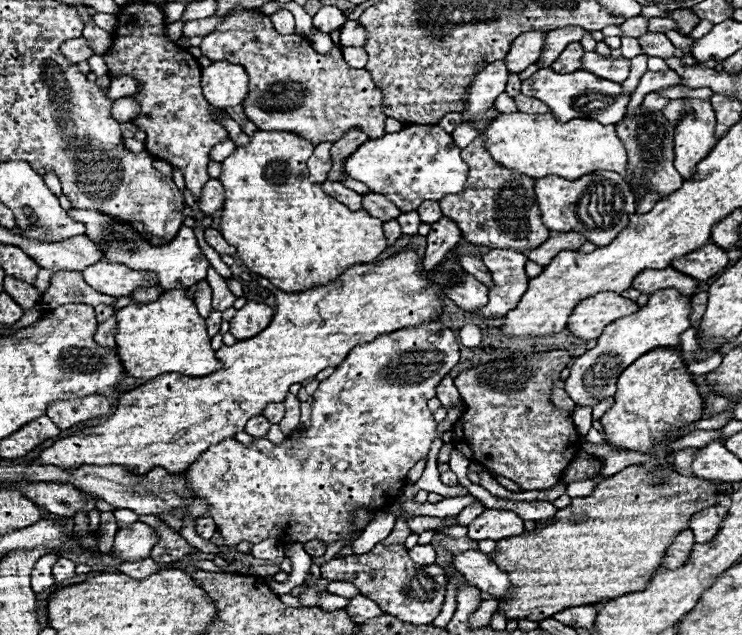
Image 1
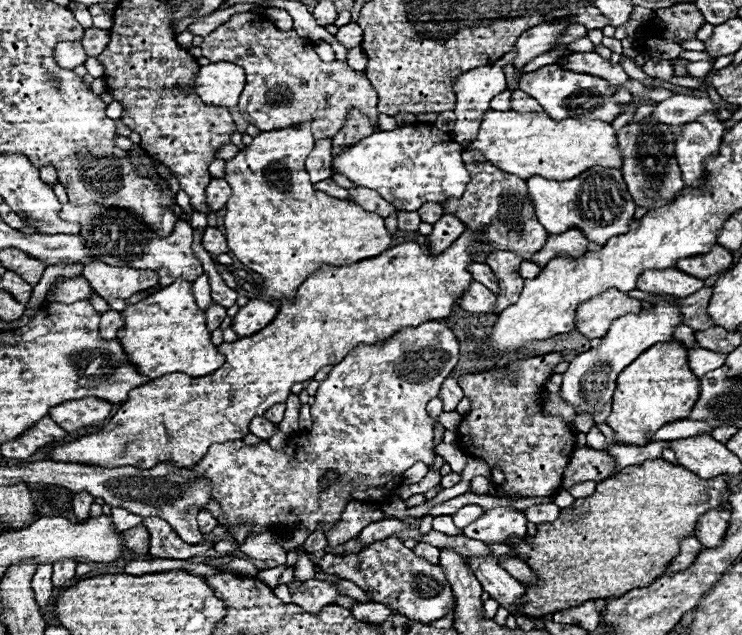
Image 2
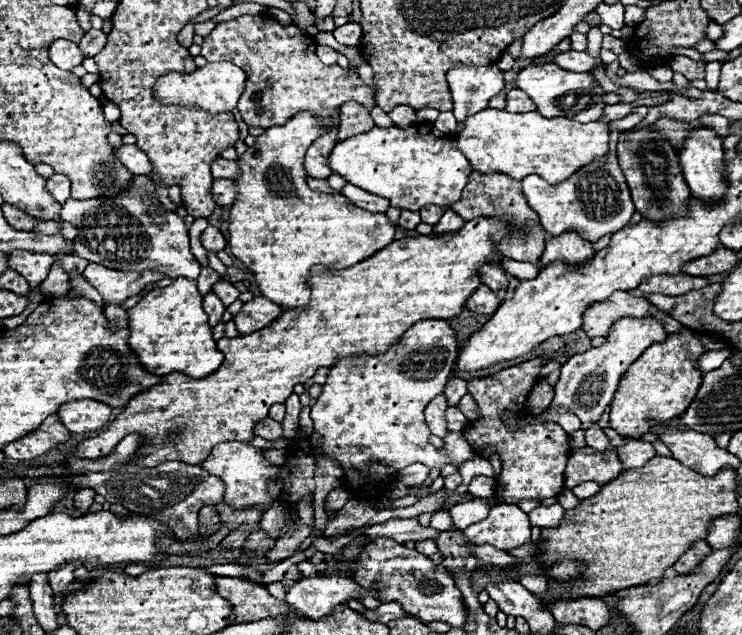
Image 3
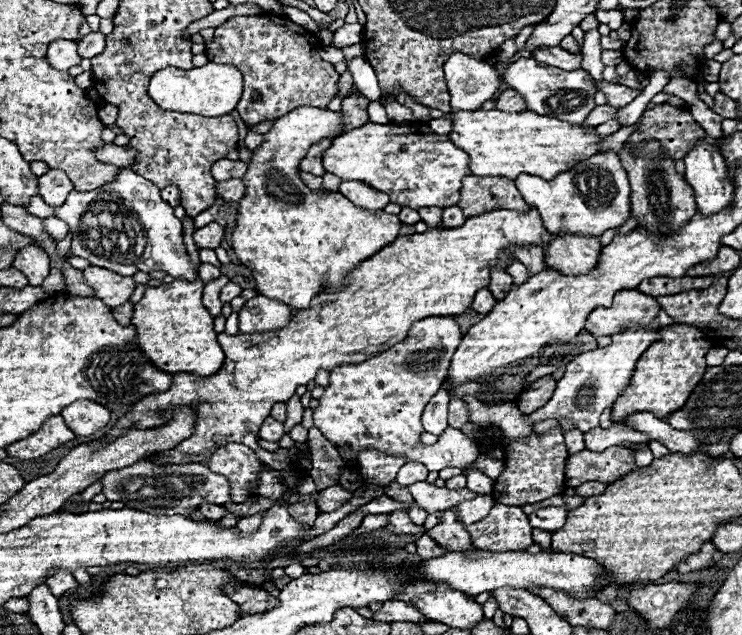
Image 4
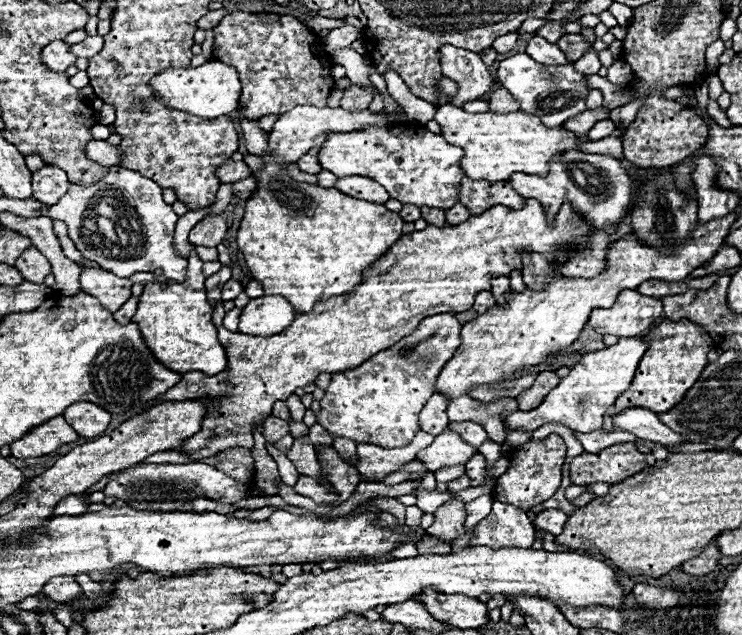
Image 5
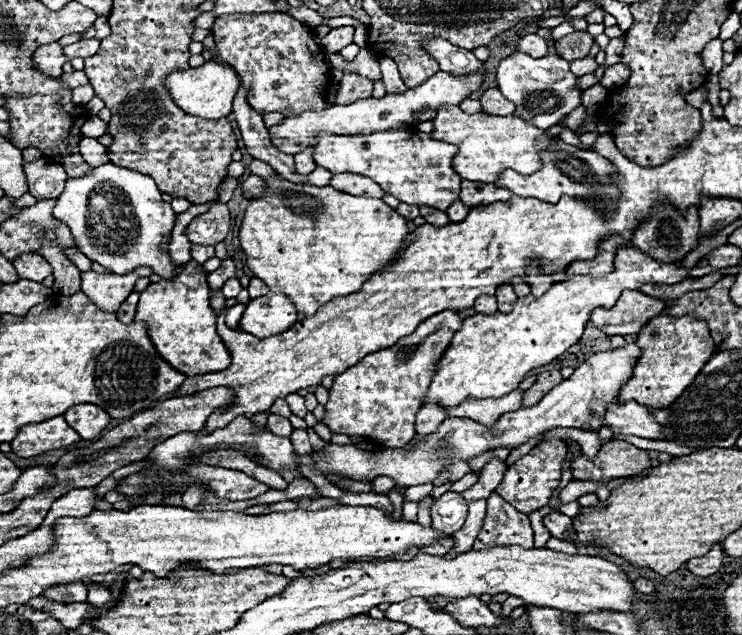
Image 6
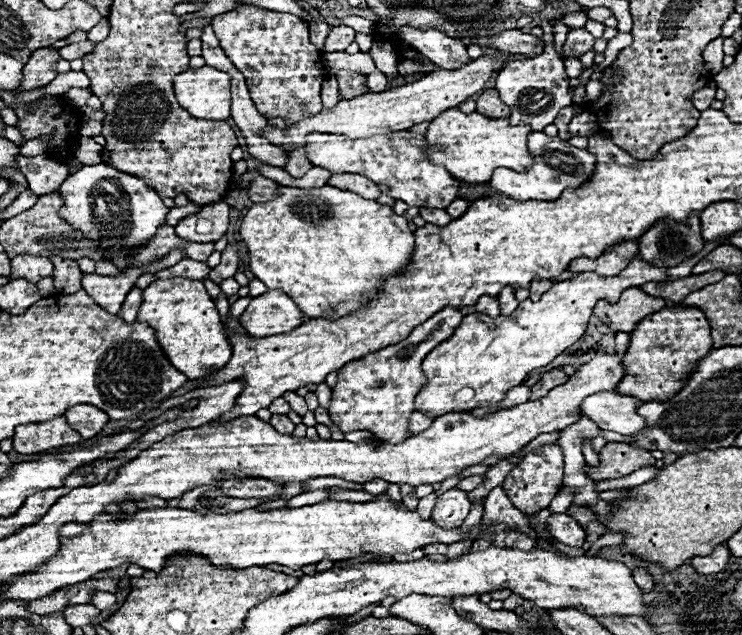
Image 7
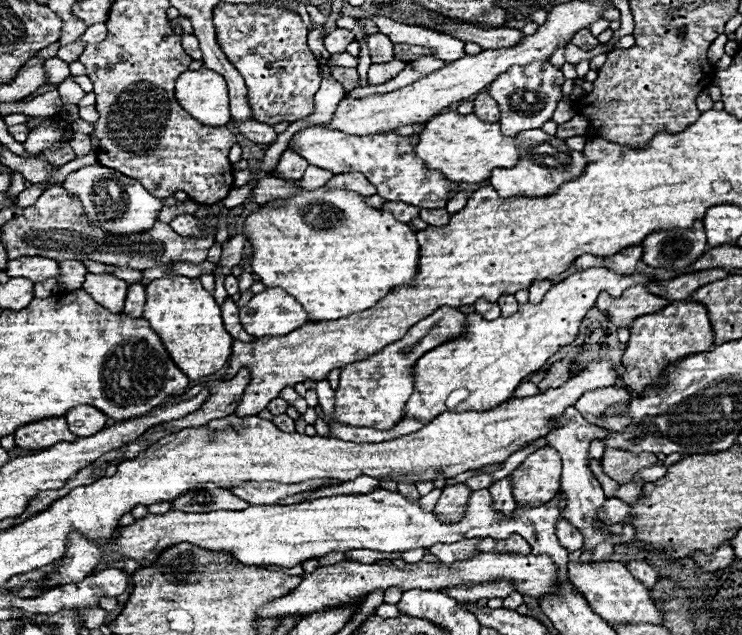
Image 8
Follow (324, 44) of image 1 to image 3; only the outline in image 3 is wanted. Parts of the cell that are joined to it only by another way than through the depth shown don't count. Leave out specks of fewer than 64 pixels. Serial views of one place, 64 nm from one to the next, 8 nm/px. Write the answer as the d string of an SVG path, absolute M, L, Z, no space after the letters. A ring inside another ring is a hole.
M318 44L316 54L318 54L318 58L320 58L324 64L336 64L336 60L338 60L338 52L336 52L334 48L330 48L330 46Z

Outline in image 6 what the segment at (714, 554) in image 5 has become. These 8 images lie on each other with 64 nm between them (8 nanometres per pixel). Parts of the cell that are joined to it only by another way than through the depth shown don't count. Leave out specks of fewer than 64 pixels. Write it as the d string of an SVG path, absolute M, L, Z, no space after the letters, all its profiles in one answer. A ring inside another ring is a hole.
M714 544L712 550L710 550L706 556L692 558L692 560L688 560L684 566L686 566L688 570L692 570L696 576L710 576L710 574L714 574L714 572L720 570L722 558L724 558L722 546L720 546L720 544Z

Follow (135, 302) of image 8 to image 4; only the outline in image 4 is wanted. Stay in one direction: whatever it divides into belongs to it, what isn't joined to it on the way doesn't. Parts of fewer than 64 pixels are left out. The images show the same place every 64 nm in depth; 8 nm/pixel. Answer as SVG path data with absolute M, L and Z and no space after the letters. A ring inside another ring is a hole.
M128 302L128 304L122 304L122 308L114 308L114 310L112 310L112 314L114 314L116 322L118 322L118 324L122 324L122 326L130 324L132 312L134 312L134 304L132 304L132 302Z

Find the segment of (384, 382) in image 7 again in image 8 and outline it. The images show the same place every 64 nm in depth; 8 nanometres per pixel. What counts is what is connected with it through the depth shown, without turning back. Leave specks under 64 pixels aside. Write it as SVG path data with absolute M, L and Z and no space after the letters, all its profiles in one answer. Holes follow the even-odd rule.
M438 308L434 314L426 316L414 324L402 340L388 344L382 352L368 356L366 360L348 364L342 368L340 386L336 388L336 418L348 426L366 426L376 430L394 428L404 412L406 400L412 390L412 366L418 356L434 350L436 346L460 338L466 332L466 314L456 308Z

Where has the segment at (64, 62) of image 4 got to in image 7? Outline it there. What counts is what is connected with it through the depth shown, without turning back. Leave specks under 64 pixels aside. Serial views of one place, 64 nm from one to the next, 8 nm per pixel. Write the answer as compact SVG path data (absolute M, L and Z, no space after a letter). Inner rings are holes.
M44 48L44 50L36 50L28 64L24 66L24 74L22 74L22 82L16 90L12 90L14 94L20 92L28 92L28 90L36 90L46 86L48 82L52 82L56 78L56 70L54 70L54 62L60 60L58 50L52 48Z

